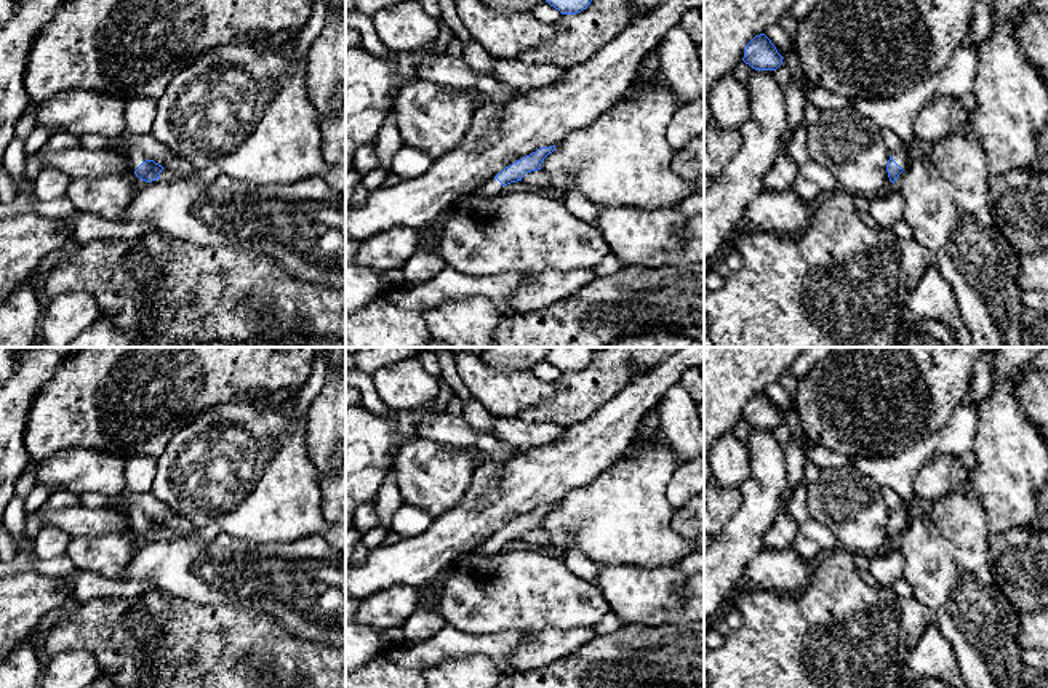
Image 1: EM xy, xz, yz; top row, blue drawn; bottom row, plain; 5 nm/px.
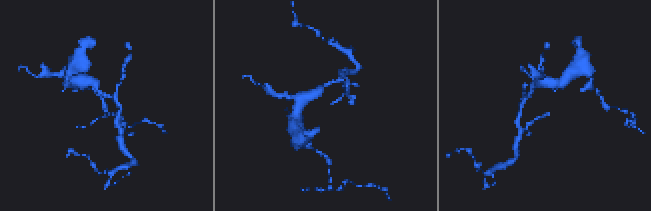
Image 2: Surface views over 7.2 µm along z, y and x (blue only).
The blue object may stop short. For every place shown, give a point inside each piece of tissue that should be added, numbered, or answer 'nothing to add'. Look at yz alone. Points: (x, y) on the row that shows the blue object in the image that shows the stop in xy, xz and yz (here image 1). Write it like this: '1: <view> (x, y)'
1: yz (903, 156)

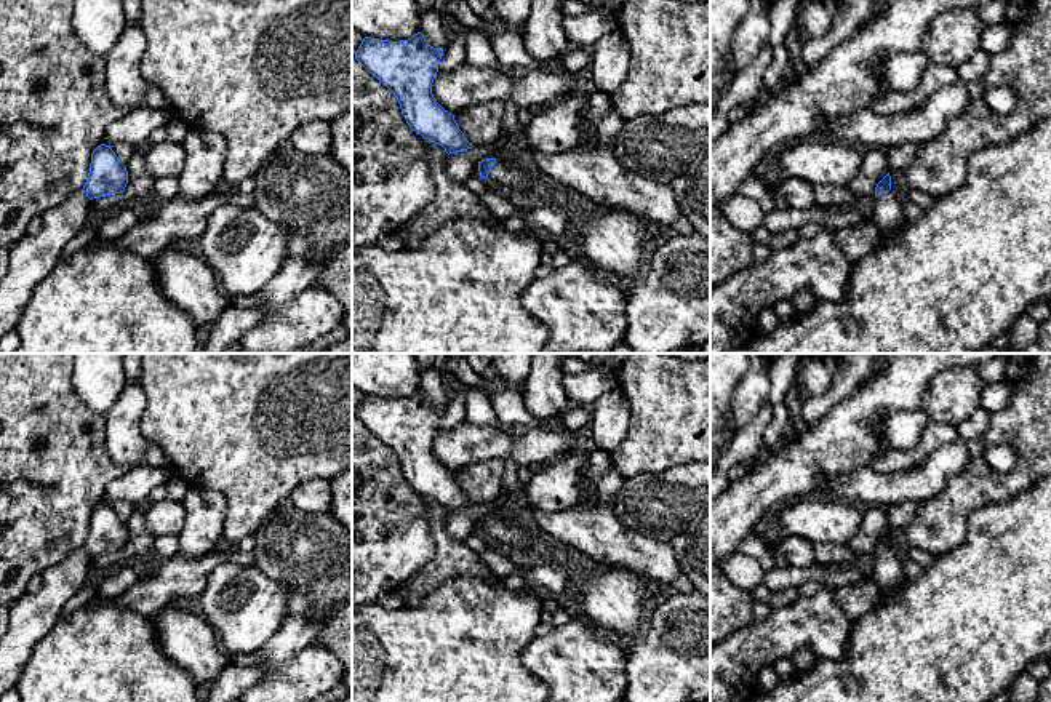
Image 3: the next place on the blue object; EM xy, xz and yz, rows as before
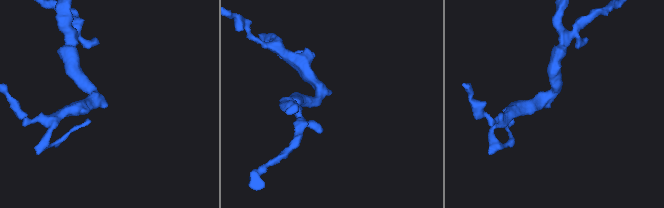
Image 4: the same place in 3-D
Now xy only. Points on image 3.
nothing to add

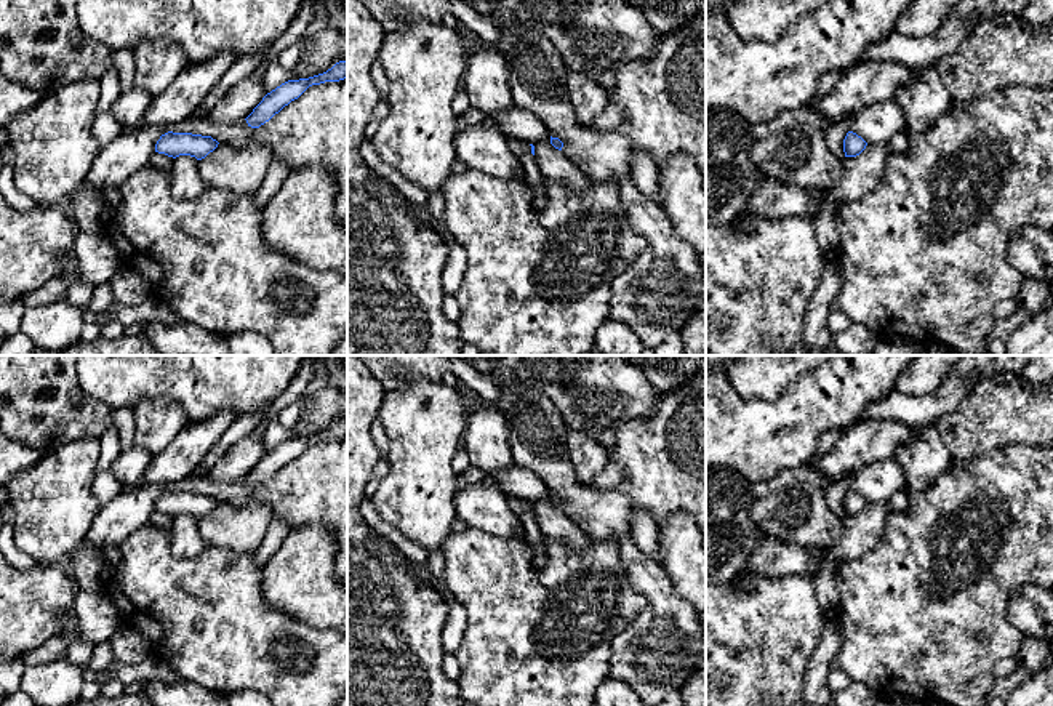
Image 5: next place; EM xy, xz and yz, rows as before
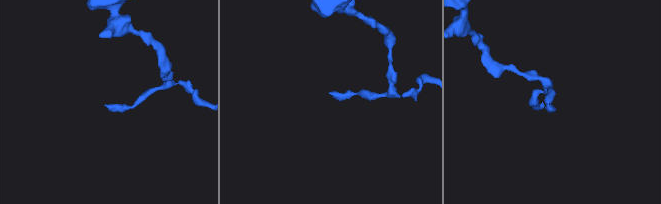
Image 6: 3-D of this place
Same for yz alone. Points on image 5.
nothing to add

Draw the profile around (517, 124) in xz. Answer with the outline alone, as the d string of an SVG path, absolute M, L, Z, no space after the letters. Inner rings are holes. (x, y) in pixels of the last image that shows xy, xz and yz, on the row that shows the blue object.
M514 106L507 112L493 115L499 131L507 139L517 139L528 144L551 136L546 125L530 110Z

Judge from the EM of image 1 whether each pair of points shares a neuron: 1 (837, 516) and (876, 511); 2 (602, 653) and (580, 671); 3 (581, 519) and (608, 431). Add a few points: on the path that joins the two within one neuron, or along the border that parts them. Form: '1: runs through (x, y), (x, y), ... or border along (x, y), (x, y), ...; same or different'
1: runs through (847, 511), (866, 511); same
2: runs through (597, 658), (584, 671); same
3: border along (621, 458), (591, 482), (573, 487), (560, 501); different

